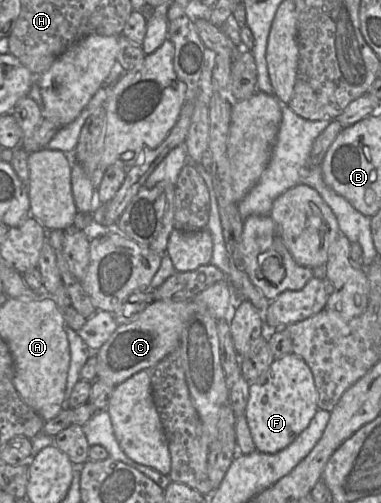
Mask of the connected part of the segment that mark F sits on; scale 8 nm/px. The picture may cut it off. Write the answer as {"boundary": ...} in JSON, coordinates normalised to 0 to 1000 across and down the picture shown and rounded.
{"boundary":[[[761,702],[719,714],[698,740],[651,761],[643,831],[672,895],[727,901],[782,869],[835,815],[835,779],[819,738],[790,710]]]}

